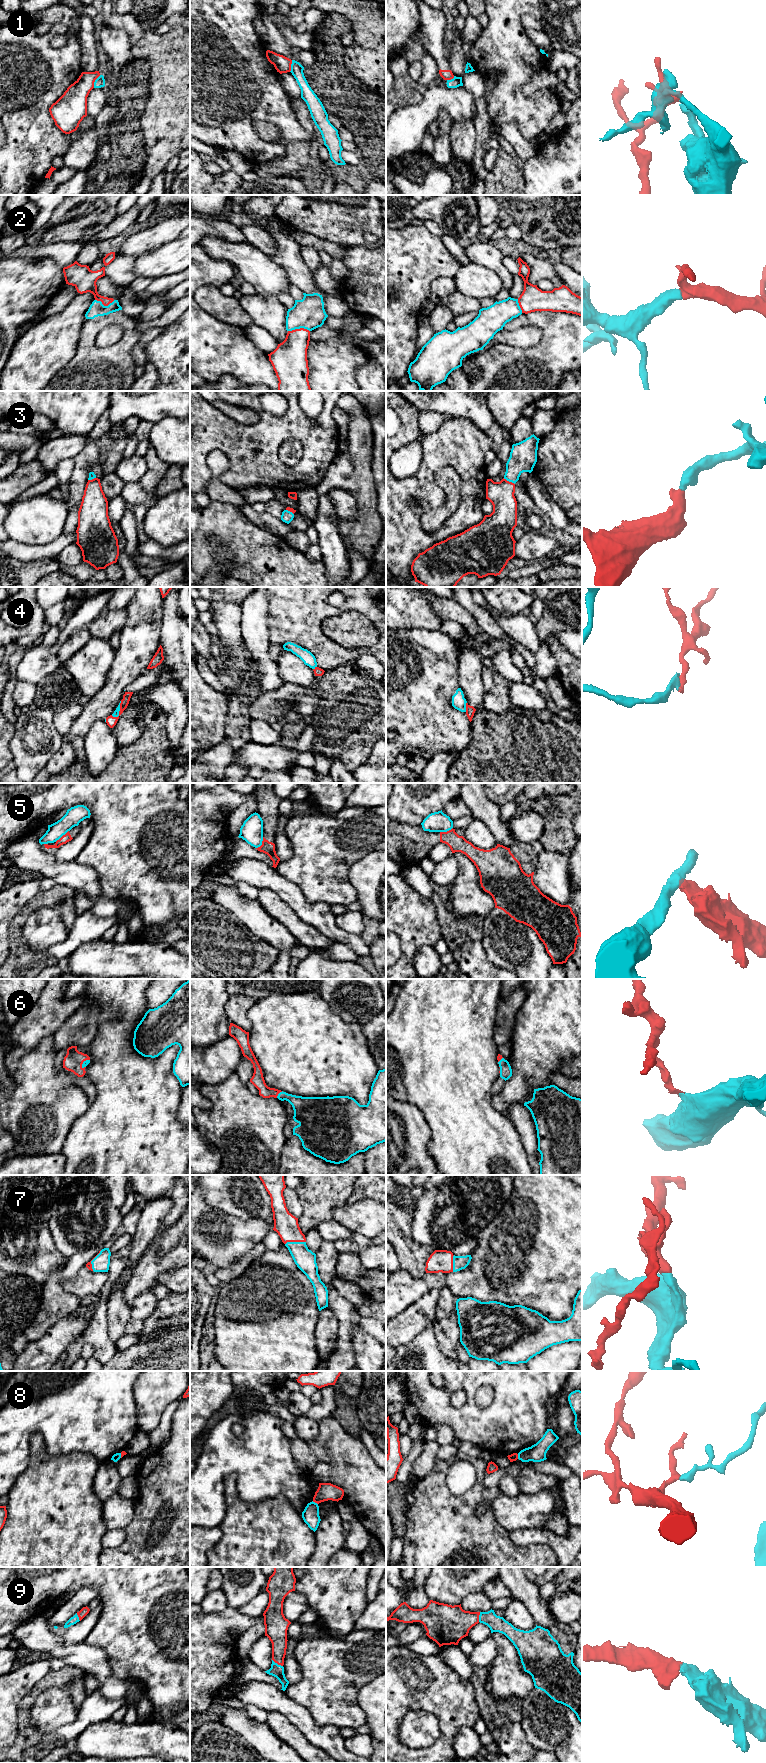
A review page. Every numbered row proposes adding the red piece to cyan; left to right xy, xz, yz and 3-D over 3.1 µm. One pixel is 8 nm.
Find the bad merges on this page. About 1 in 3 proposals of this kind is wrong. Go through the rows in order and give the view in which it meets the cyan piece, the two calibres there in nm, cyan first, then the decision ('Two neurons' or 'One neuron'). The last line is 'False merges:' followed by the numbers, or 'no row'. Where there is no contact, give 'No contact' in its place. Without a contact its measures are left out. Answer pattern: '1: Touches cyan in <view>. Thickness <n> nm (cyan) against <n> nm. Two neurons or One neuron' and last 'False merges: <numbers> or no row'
1: Touches cyan in xy. Thickness 80 nm (cyan) against 220 nm. Two neurons
2: Touches cyan in xz. Thickness 260 nm (cyan) against 280 nm. One neuron
3: Touches cyan in yz. Thickness 220 nm (cyan) against 200 nm. One neuron
4: Touches cyan in yz. Thickness 110 nm (cyan) against 80 nm. Two neurons
5: Touches cyan in xy. Thickness 140 nm (cyan) against 70 nm. Two neurons
6: Touches cyan in xz. Thickness 190 nm (cyan) against 100 nm. One neuron
7: Touches cyan in xz. Thickness 170 nm (cyan) against 190 nm. One neuron
8: Touches cyan in xz. Thickness 140 nm (cyan) against 140 nm. Two neurons
9: Touches cyan in xz. Thickness 100 nm (cyan) against 160 nm. One neuron
False merges: 1, 4, 5, 8

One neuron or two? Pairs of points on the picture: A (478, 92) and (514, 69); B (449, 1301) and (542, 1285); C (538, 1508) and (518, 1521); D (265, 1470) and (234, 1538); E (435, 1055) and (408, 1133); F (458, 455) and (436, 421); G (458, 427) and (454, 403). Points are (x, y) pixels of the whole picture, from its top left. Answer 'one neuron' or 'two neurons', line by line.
A: two neurons
B: two neurons
C: one neuron
D: two neurons
E: two neurons
F: two neurons
G: two neurons

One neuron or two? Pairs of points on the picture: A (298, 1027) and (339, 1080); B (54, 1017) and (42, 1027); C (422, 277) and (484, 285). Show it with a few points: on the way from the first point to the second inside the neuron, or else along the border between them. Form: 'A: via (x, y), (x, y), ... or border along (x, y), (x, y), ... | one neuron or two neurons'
A: via (301, 1040), (328, 1067) | one neuron
B: via (51, 1018), (45, 1024) | one neuron
C: border along (461, 265), (453, 277) | two neurons

